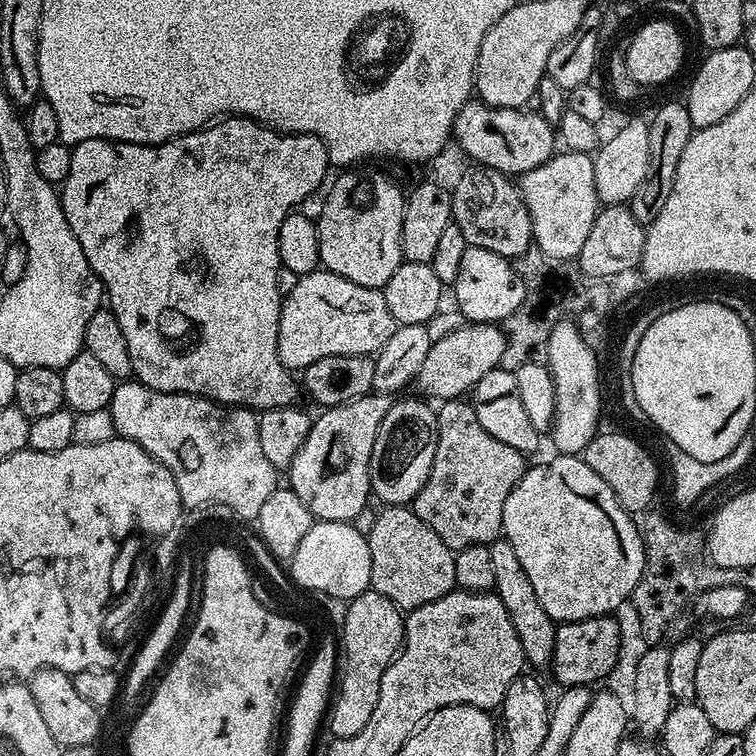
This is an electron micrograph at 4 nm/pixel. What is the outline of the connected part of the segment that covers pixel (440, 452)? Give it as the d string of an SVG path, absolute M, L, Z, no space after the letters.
M467 399L445 400L439 407L435 409L434 466L430 466L430 474L410 507L438 538L442 538L447 548L459 550L466 546L489 545L501 539L502 510L510 490L524 477L525 453L486 434L478 422L476 409Z

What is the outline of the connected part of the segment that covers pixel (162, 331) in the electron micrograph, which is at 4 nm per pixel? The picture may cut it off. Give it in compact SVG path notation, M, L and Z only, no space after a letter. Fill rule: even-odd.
M245 116L221 118L207 128L177 136L164 144L117 144L115 140L87 140L72 148L70 174L66 174L58 192L60 206L74 238L78 240L78 246L82 248L82 254L86 256L86 262L102 285L107 311L118 322L122 338L126 338L126 350L130 350L135 379L159 392L202 396L205 400L237 408L250 408L257 413L275 408L291 408L299 401L296 399L302 396L301 385L297 377L295 380L292 377L295 375L284 367L277 352L278 318L282 303L278 282L278 230L289 212L299 209L300 203L307 196L321 191L325 183L324 175L328 171L328 151L316 136L301 132L276 132Z

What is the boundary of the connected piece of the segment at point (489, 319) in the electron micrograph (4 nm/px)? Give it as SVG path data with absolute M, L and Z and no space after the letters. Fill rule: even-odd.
M468 247L462 254L454 291L456 291L457 304L455 307L465 321L499 325L520 311L525 293L524 281L521 273L518 274L512 269L512 264L513 261L509 257L494 254L494 250Z

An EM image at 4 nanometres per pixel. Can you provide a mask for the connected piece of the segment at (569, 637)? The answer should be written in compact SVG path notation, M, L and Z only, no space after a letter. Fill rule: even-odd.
M615 615L595 616L578 622L560 624L556 629L554 654L550 673L560 683L561 689L583 688L595 685L595 680L607 681L607 678L619 654L619 624Z

